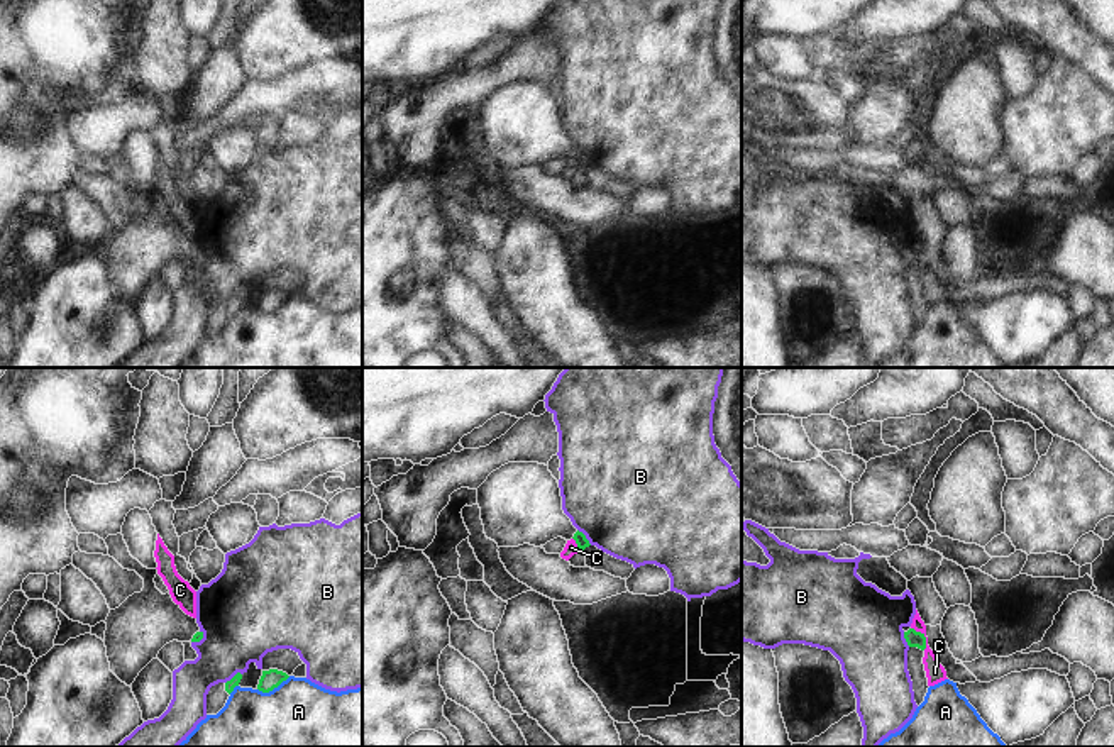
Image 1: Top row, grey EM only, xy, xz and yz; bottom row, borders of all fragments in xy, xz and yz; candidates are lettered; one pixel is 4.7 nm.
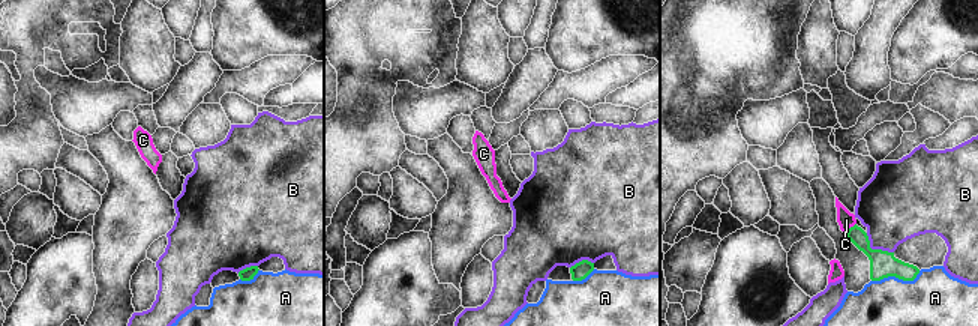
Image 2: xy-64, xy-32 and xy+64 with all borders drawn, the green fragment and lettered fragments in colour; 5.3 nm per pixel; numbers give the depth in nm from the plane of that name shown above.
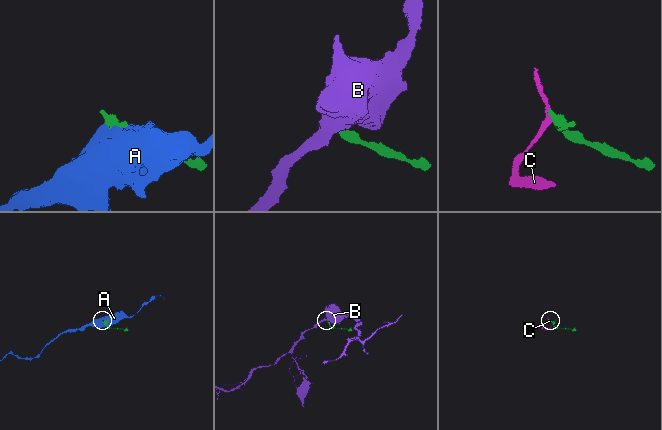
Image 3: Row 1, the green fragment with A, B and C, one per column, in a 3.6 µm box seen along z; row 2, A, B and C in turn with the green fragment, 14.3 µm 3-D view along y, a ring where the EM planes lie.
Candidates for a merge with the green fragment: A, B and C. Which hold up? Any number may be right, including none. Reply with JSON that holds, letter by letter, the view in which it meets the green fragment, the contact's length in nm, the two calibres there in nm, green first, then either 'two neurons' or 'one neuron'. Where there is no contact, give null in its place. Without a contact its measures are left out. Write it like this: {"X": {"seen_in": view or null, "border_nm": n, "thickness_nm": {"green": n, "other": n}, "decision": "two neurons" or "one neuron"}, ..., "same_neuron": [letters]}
{"A": {"seen_in": "xy", "border_nm": 170, "thickness_nm": {"green": 90, "other": 480}, "decision": "two neurons"}, "B": {"seen_in": "xz", "border_nm": 100, "thickness_nm": {"green": 60, "other": 480}, "decision": "two neurons"}, "C": {"seen_in": "yz", "border_nm": 130, "thickness_nm": {"green": 80, "other": 90}, "decision": "two neurons"}, "same_neuron": []}

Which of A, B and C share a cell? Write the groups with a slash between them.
A / B / C

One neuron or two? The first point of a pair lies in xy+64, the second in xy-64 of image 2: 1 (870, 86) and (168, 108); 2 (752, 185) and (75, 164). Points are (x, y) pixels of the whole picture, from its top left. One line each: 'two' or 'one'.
1: one
2: two

